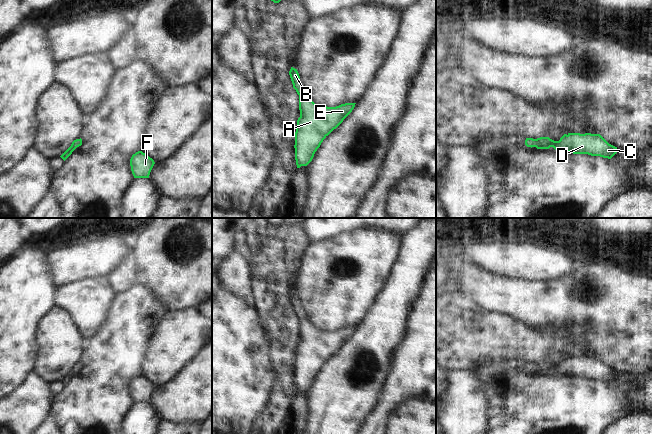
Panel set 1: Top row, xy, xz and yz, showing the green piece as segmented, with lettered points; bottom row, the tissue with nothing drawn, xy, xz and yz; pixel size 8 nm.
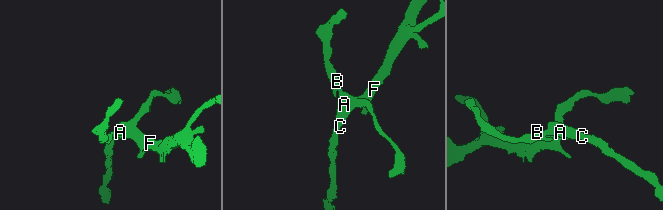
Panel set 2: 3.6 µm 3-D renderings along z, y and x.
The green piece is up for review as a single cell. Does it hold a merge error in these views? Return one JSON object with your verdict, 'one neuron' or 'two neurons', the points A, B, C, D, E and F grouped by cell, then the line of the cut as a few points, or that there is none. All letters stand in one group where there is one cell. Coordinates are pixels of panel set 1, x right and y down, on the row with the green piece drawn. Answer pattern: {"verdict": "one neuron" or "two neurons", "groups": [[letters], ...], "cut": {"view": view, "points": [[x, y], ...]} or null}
{"verdict": "one neuron", "groups": [["A", "B", "C", "D", "E", "F"]], "cut": null}

